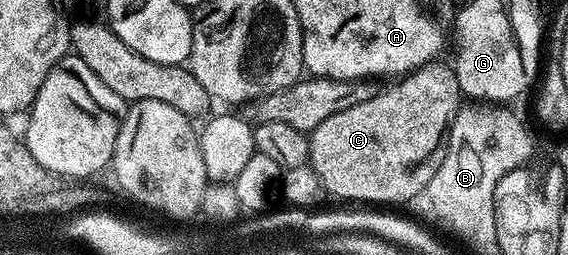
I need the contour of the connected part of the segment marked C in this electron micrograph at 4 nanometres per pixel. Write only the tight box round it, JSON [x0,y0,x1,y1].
[307,61,461,205]

